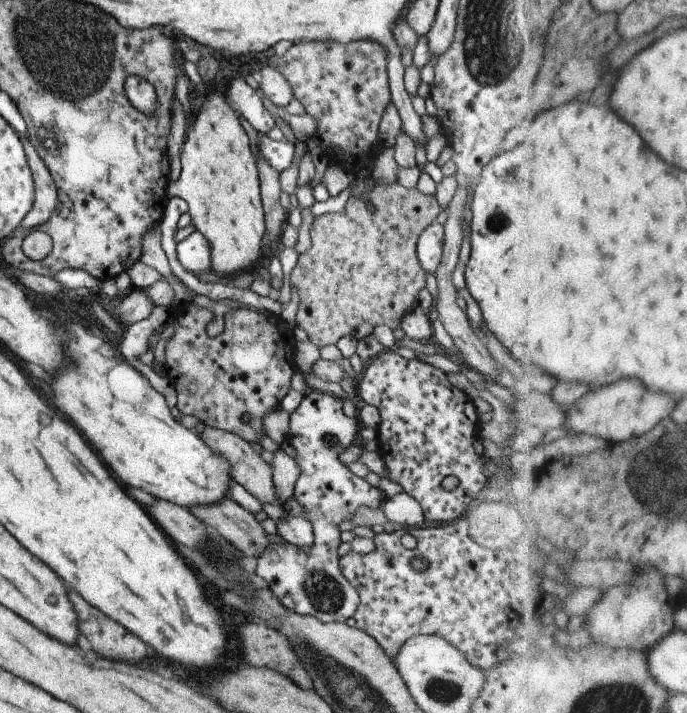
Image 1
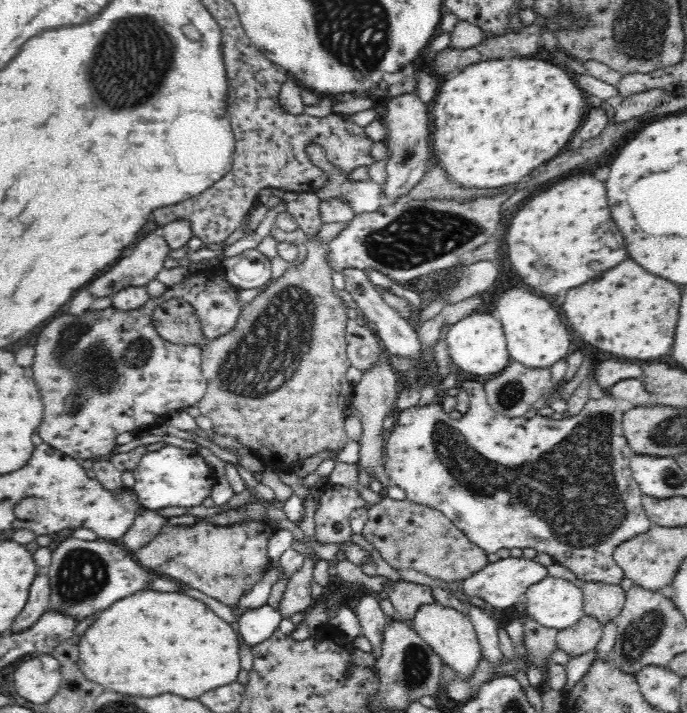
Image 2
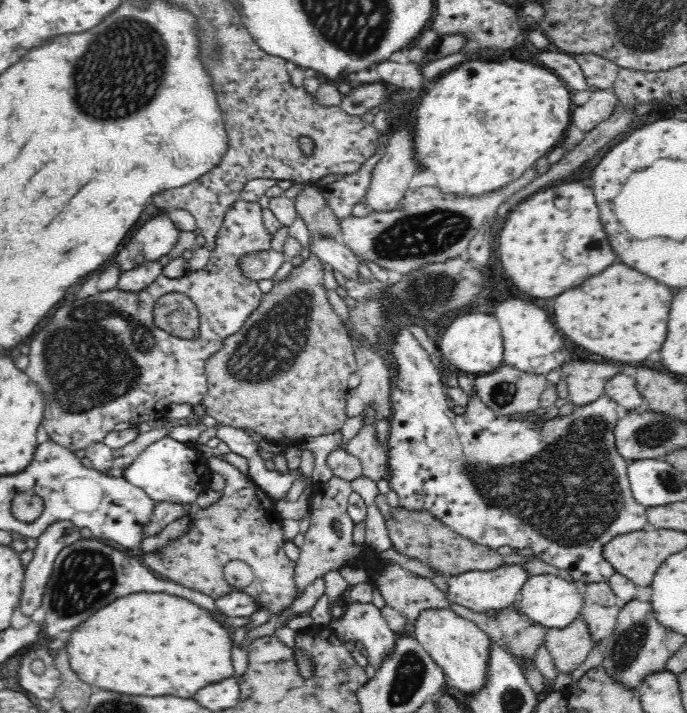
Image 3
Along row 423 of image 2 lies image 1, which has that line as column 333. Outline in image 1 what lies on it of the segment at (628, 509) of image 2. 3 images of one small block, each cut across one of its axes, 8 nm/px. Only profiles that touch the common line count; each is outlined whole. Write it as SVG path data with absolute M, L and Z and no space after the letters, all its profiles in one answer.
M309 390L303 396L299 406L290 415L288 443L294 448L294 460L300 466L300 476L295 482L293 497L304 509L302 517L312 524L314 542L309 548L298 548L283 539L278 543L269 543L268 548L257 558L258 564L255 567L255 573L268 582L268 588L280 600L282 606L298 614L313 616L325 623L350 623L360 604L358 591L340 572L338 548L342 541L339 525L352 520L352 514L360 506L378 510L386 499L379 487L372 486L366 479L354 474L339 458L339 454L345 449L354 446L353 442L360 434L361 427L362 423L358 417L350 418L344 414L342 399L315 390Z

